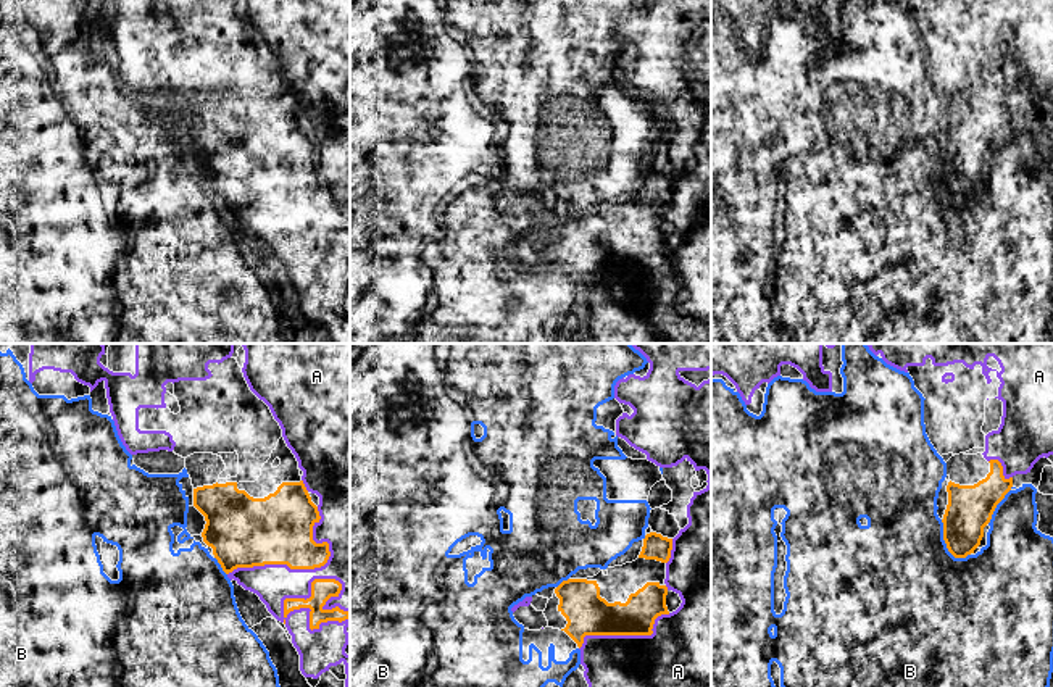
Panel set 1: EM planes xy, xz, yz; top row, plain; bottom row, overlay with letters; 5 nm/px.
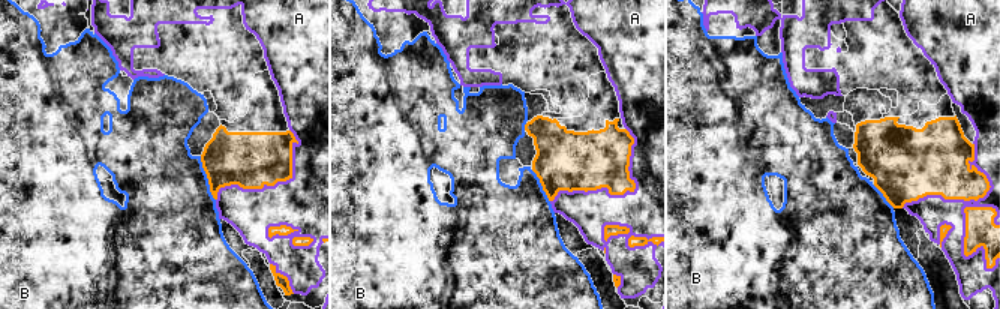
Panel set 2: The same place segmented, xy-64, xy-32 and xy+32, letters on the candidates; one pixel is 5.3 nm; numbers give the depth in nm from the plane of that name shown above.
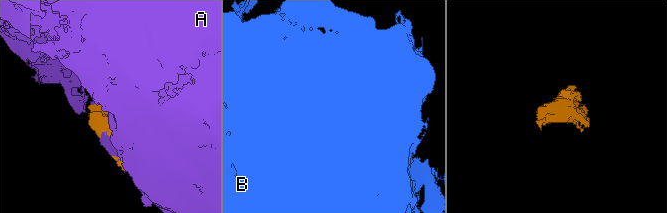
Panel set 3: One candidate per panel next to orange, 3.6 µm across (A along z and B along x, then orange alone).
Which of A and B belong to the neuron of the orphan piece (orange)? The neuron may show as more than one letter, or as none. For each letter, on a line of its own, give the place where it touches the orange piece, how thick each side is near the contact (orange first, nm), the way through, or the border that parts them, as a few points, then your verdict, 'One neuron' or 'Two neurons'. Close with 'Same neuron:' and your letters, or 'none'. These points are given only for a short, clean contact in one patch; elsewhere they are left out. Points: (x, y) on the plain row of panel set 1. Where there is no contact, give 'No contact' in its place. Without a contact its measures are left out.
A: Touches orange at xy (310, 236). Thickness 110 nm (orange) against 200 nm. Two neurons
B: Touches orange at yz (947, 184). Thickness 220 nm (orange) against 500 nm. Two neurons
Same neuron: none

